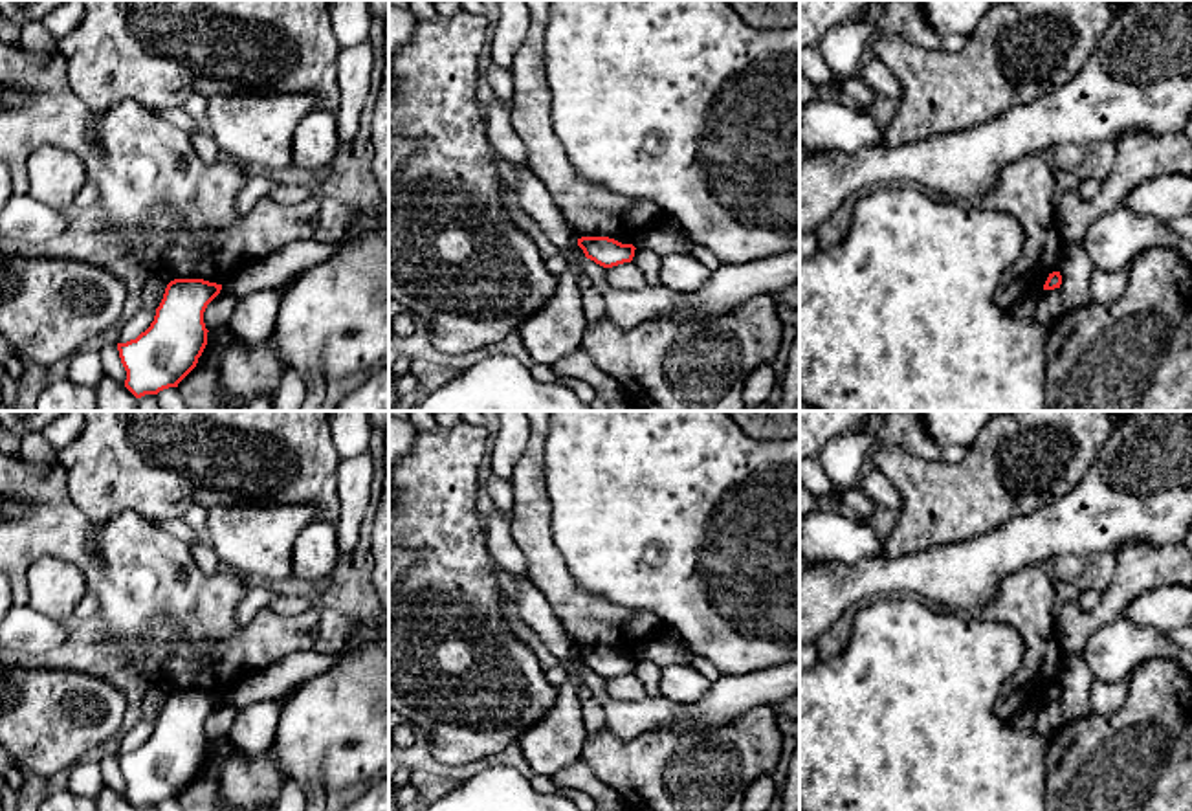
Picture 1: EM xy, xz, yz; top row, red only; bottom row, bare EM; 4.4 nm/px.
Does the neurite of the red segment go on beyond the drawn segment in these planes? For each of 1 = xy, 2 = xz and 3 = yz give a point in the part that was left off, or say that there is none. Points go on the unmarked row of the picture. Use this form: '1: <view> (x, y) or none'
1: none
2: none
3: none

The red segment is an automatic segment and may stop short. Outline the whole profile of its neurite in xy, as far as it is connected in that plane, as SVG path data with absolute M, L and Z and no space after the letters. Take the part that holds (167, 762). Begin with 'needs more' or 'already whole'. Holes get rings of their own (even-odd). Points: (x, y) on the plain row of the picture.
already whole; M204 690L171 692L150 738L136 750L117 754L125 798L136 809L178 798L196 778L209 743L204 723L220 701L222 695Z

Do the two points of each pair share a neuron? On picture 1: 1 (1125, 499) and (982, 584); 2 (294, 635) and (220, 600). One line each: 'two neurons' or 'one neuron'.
1: one neuron
2: one neuron

